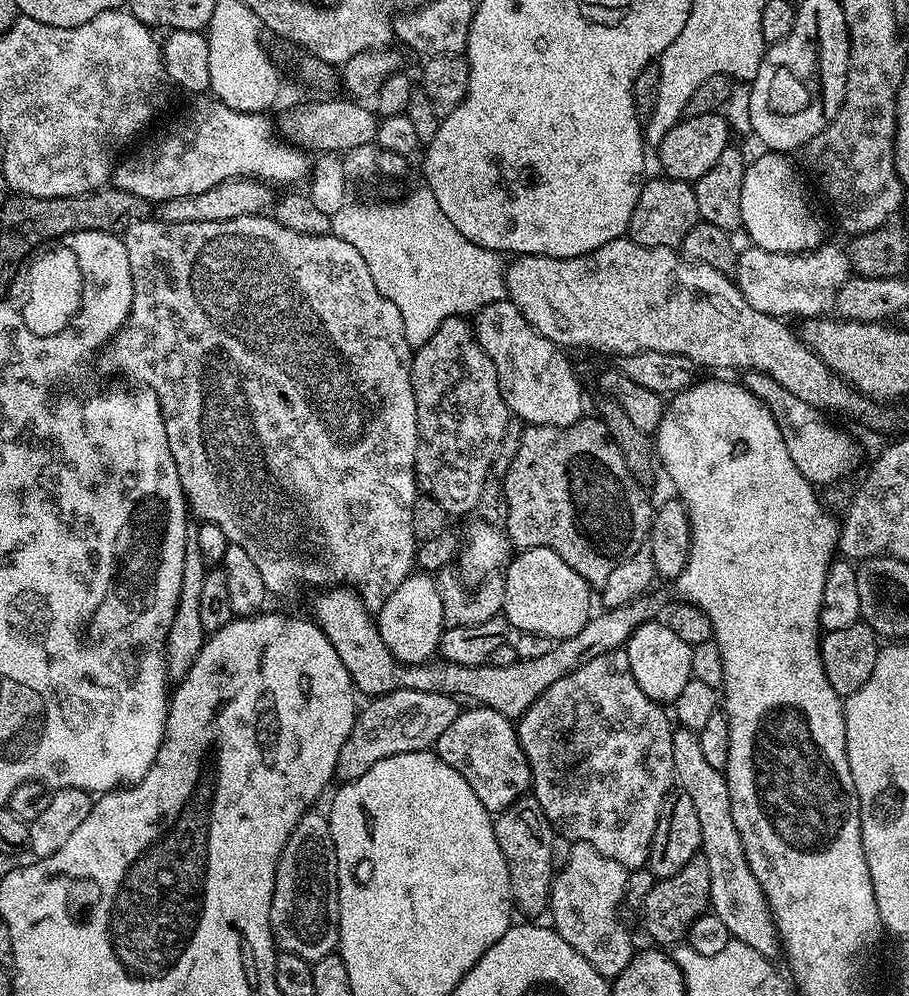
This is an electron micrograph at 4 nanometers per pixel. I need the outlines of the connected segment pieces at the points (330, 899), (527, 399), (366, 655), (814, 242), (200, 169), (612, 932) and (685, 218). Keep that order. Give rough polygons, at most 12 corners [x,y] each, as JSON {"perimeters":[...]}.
{"perimeters":[[[309,810],[278,858],[277,949],[309,962],[340,943],[334,838]],[[511,300],[475,313],[511,415],[570,426],[584,392]],[[355,590],[317,596],[357,693],[441,692],[520,717],[558,678],[655,621],[645,594],[510,666],[403,665]],[[787,155],[744,169],[742,228],[755,247],[813,252],[824,224]],[[204,94],[115,187],[149,202],[227,180],[296,186],[309,153]],[[573,843],[551,927],[598,974],[632,960],[629,869]],[[645,179],[626,236],[676,250],[701,223],[696,190]]]}

